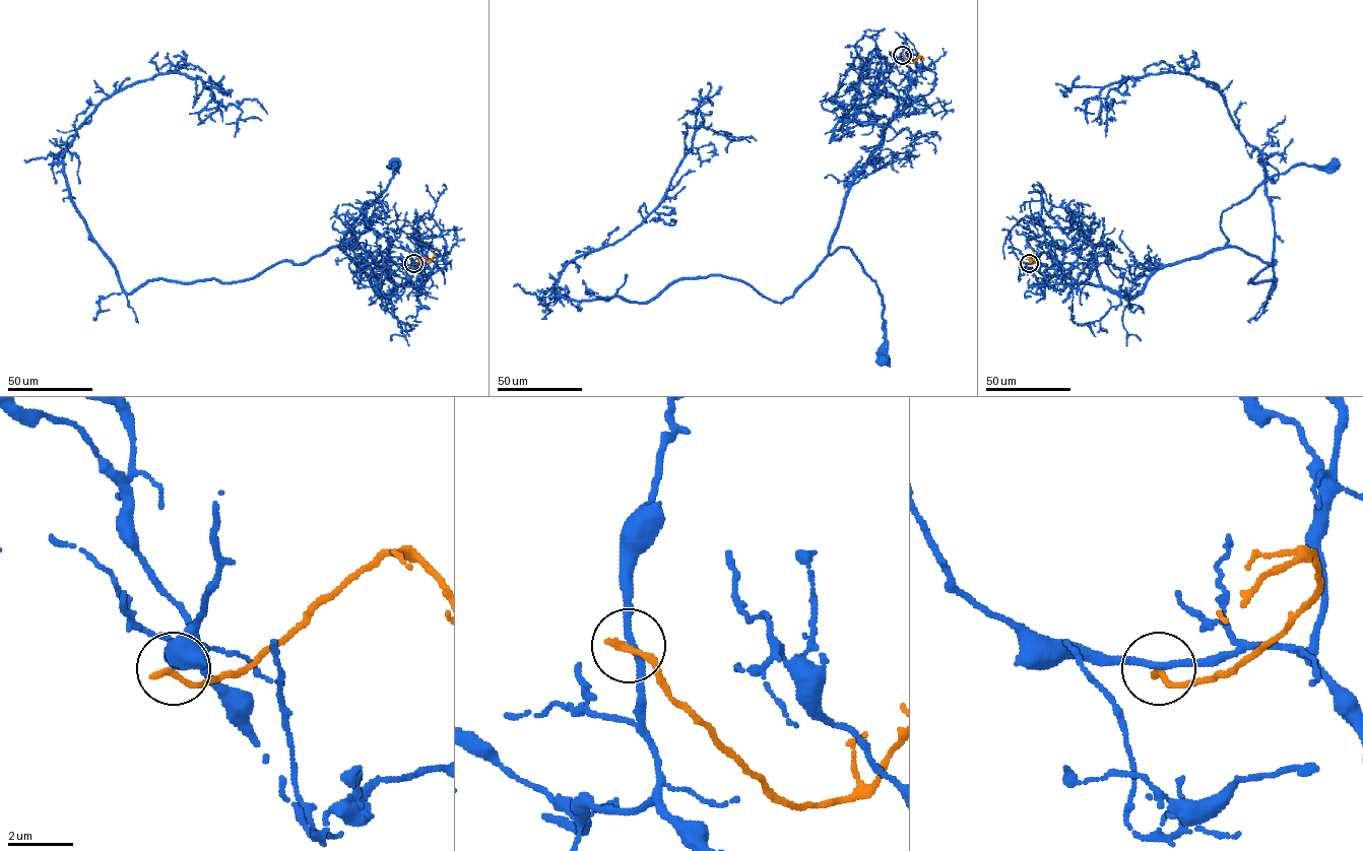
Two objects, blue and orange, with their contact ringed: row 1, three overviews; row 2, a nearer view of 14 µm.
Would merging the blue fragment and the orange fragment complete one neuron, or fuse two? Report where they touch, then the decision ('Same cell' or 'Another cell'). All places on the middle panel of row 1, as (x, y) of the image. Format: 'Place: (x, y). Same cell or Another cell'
Place: (902, 55). Another cell

